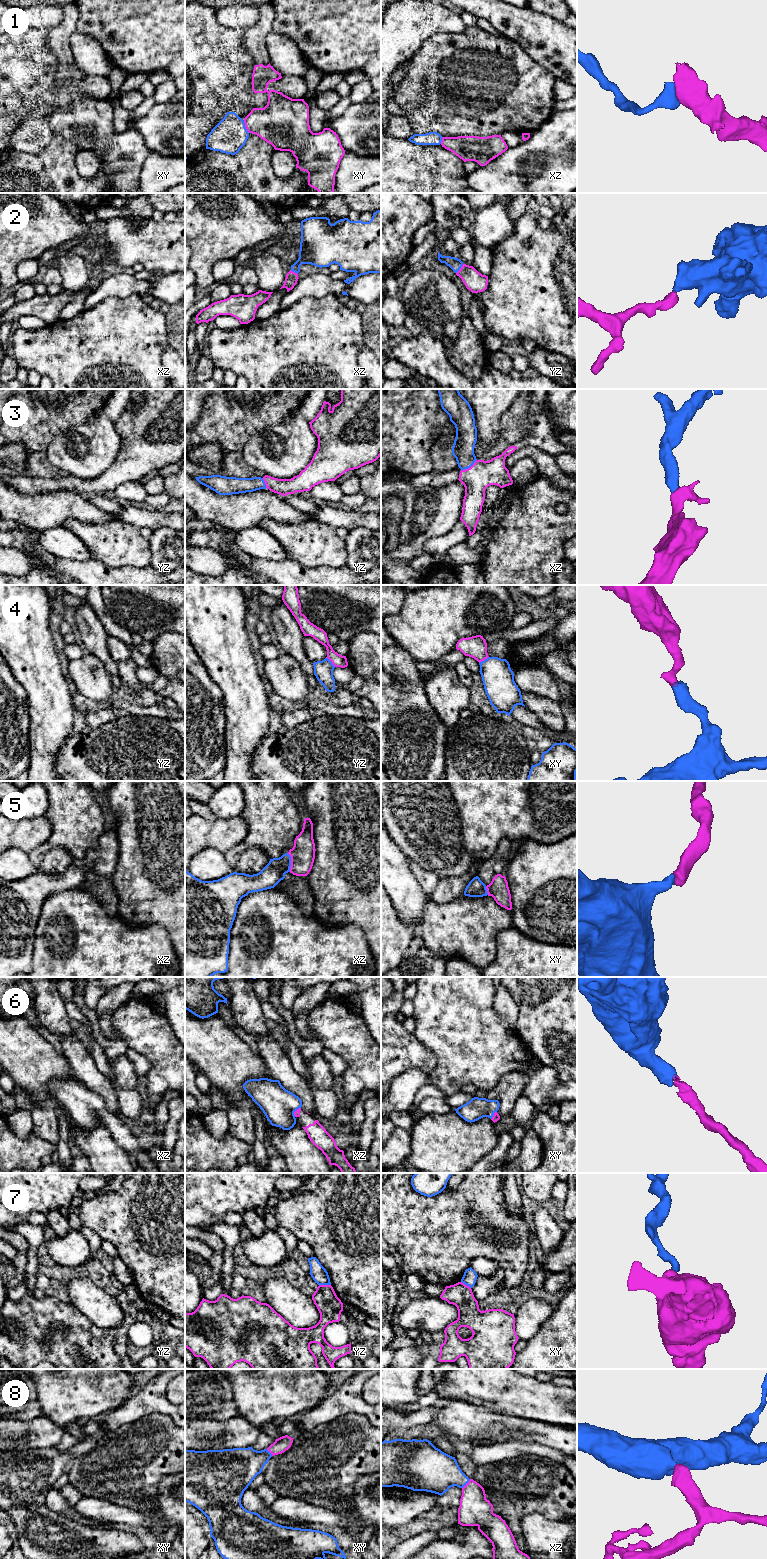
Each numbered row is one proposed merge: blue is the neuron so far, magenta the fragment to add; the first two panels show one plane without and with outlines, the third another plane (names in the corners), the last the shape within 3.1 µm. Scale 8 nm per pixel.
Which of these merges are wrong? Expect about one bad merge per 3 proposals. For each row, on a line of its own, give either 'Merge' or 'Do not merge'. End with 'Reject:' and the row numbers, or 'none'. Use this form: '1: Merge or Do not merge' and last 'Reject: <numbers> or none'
1: Do not merge
2: Merge
3: Merge
4: Do not merge
5: Merge
6: Merge
7: Do not merge
8: Merge
Reject: 1, 4, 7

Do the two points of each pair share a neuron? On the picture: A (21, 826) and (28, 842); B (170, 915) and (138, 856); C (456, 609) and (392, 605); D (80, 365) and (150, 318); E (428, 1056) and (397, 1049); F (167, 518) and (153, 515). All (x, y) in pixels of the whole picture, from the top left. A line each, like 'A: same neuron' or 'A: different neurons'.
A: same neuron
B: same neuron
C: different neurons
D: same neuron
E: same neuron
F: same neuron

